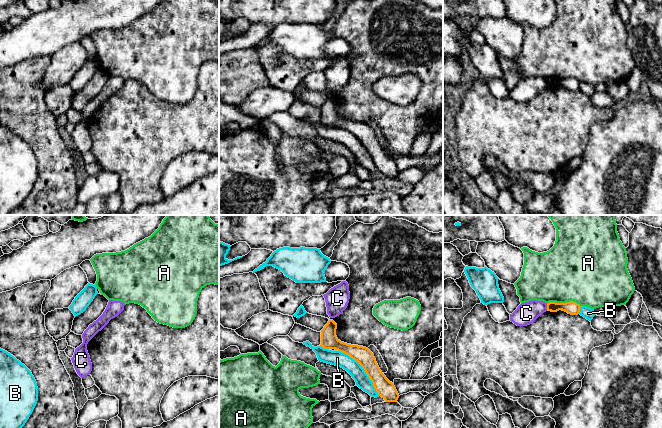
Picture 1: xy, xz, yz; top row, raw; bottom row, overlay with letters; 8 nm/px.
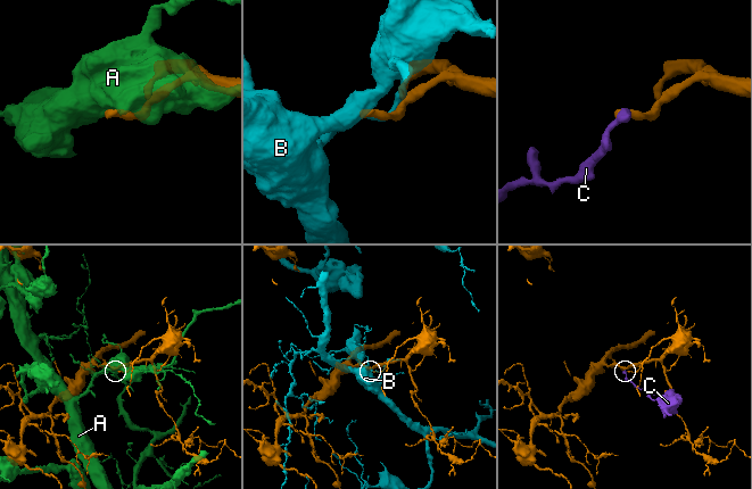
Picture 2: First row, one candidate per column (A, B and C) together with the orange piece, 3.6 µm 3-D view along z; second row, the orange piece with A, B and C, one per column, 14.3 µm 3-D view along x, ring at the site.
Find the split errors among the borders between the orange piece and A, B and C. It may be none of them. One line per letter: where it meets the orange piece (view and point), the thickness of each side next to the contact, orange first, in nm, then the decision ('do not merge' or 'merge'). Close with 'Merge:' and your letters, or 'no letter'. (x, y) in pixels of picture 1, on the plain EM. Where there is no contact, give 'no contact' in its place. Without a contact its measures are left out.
A: yz (564, 79) | 100/460 nm | do not merge
B: xz (363, 144) | 140/120 nm | do not merge
C: yz (547, 82) | 100/180 nm | do not merge
Merge: no letter

